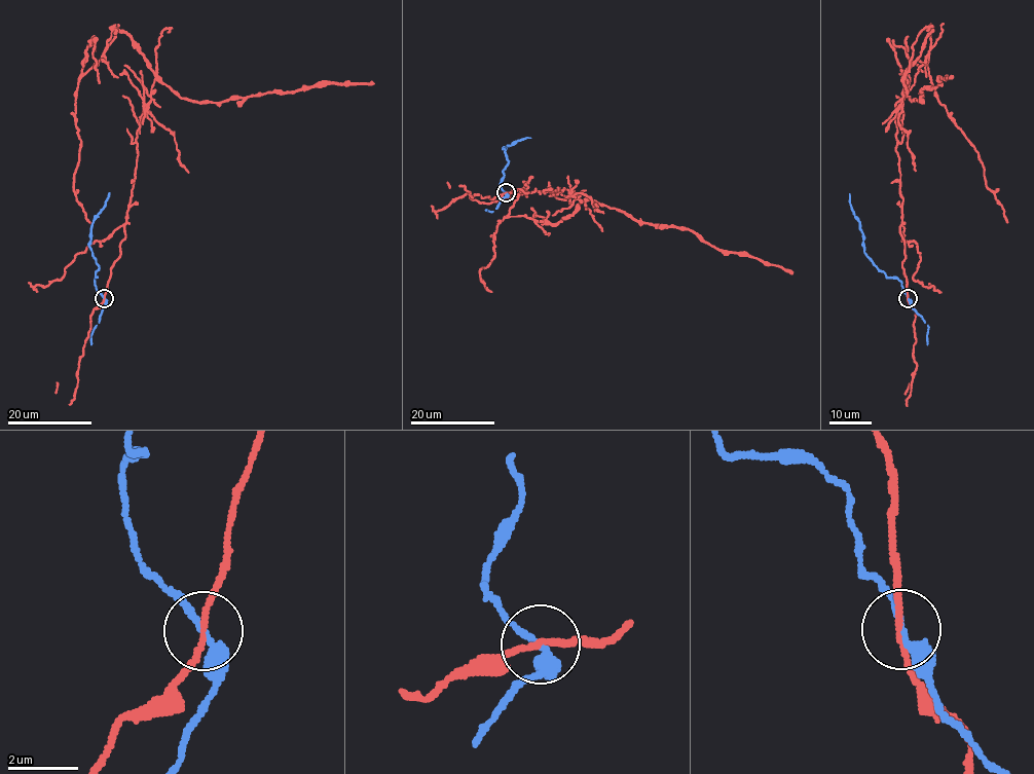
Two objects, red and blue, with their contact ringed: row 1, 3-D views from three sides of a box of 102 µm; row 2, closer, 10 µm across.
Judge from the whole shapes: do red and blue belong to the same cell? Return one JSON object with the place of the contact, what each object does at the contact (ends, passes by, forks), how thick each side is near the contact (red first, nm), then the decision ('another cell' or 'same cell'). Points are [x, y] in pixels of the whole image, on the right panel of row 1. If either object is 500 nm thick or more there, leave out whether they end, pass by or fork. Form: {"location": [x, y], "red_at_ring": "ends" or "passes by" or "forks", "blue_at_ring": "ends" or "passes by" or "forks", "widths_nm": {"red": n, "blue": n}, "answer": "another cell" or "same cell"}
{"location": [908, 298], "red_at_ring": "passes by", "blue_at_ring": "passes by", "widths_nm": {"red": 150, "blue": 200}, "answer": "another cell"}

